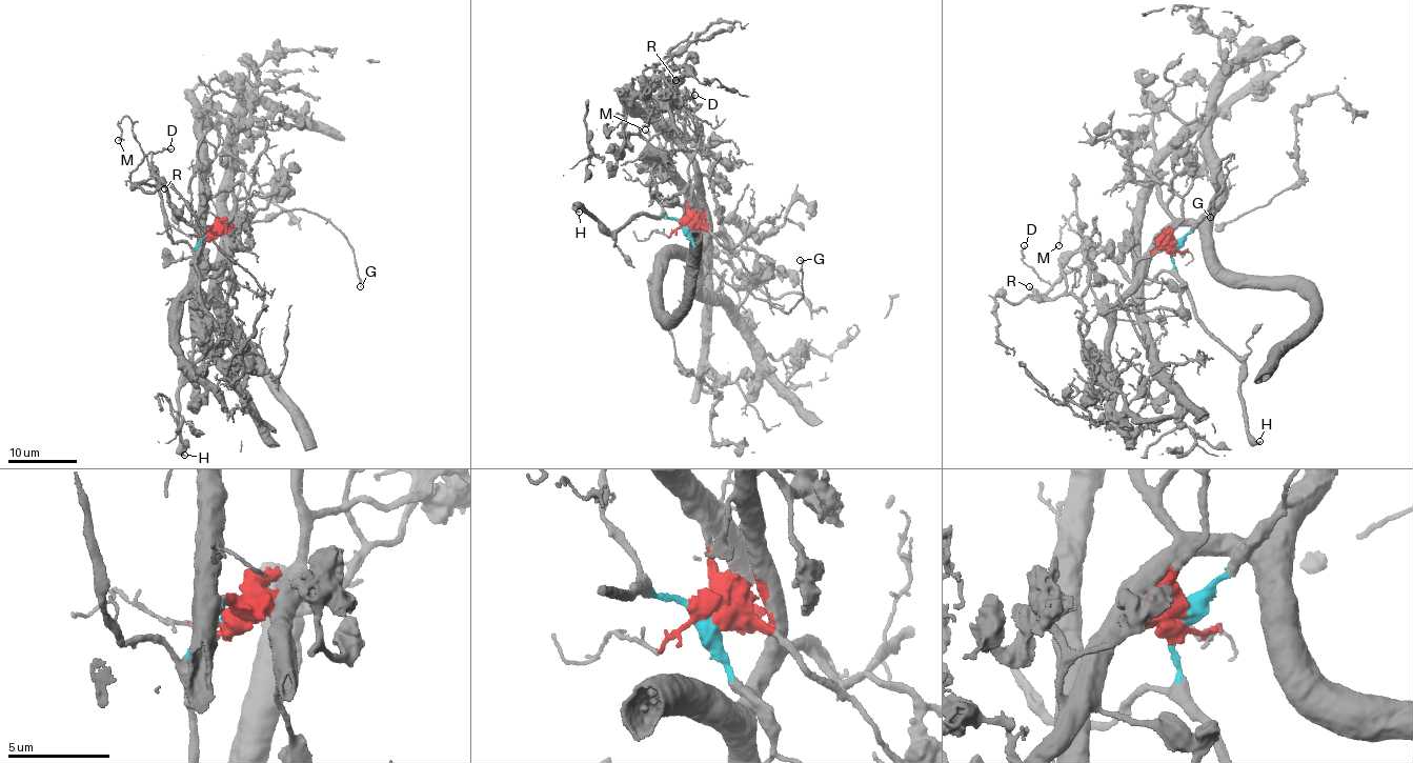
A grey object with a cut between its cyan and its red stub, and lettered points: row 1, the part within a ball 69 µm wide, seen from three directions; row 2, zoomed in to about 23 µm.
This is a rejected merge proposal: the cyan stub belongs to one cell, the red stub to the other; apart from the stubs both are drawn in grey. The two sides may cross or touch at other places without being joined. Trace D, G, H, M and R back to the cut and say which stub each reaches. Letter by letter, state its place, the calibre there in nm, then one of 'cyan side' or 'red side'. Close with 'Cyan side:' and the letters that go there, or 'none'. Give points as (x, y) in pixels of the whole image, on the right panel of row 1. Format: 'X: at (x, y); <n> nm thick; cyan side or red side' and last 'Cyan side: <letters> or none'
D: at (1024, 245); 140 nm thick; cyan side
G: at (1210, 217); 100 nm thick; cyan side
H: at (1259, 441); 280 nm thick; cyan side
M: at (1058, 245); 200 nm thick; cyan side
R: at (1029, 286); 200 nm thick; red side
Cyan side: D, G, H, M

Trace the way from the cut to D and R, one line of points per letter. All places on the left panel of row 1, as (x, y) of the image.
D: (212, 234), (193, 247), (183, 240), (173, 242), (158, 183), (132, 182), (133, 172), (148, 153), (172, 148)
R: (212, 235), (225, 232), (227, 261), (212, 264), (205, 260), (196, 232), (199, 235), (176, 215), (165, 189)

